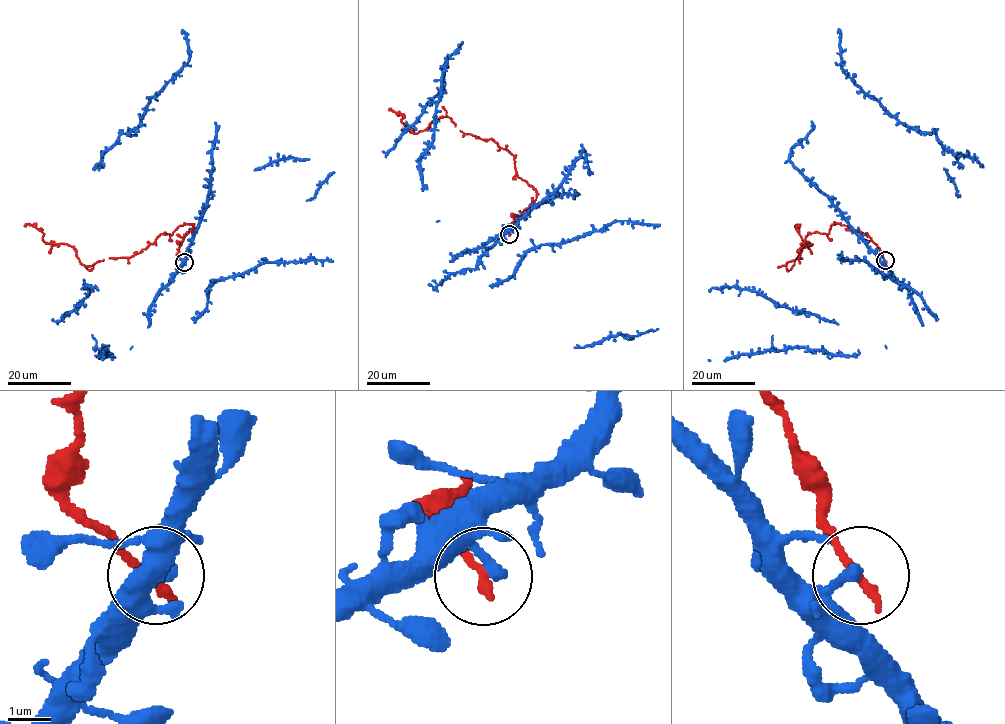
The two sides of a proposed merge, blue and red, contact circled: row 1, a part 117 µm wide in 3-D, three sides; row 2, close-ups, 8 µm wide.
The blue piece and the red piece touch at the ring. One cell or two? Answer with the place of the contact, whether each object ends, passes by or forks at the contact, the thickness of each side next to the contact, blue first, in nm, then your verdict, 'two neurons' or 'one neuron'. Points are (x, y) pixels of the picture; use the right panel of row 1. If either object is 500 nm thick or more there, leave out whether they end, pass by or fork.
place (885, 260); blue ends; red ends; calibres 280 and 240 nm; two neurons

